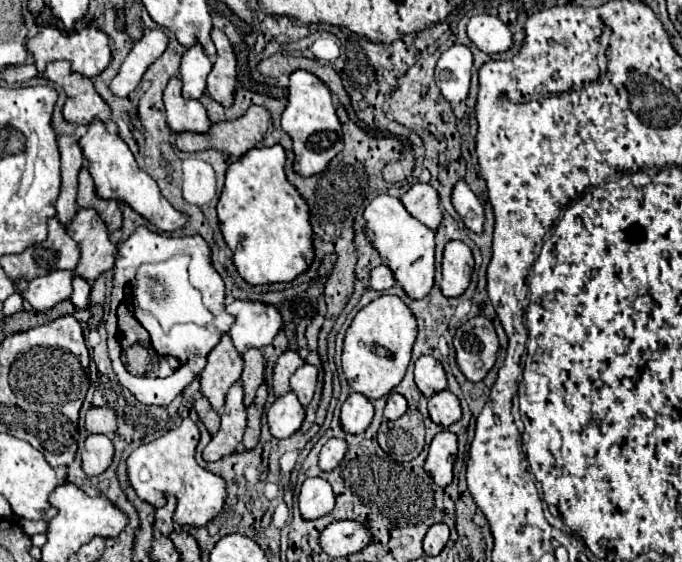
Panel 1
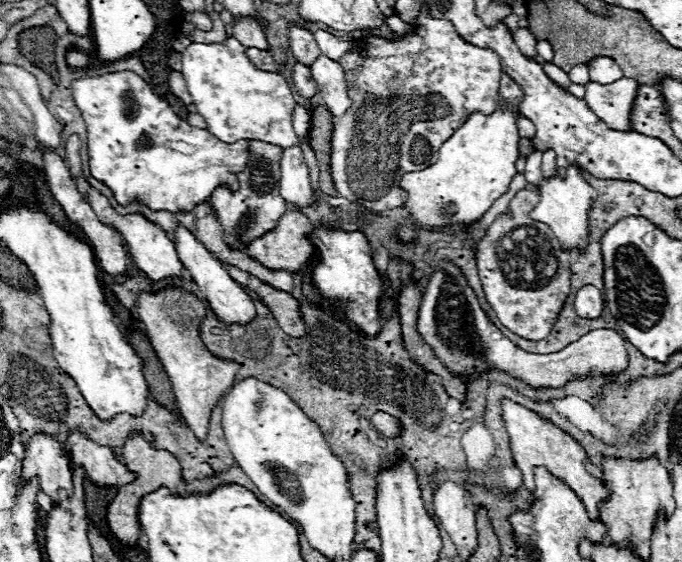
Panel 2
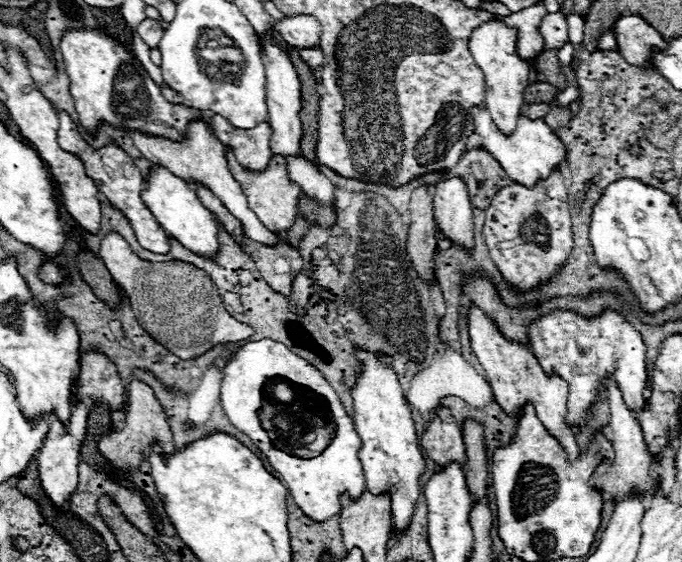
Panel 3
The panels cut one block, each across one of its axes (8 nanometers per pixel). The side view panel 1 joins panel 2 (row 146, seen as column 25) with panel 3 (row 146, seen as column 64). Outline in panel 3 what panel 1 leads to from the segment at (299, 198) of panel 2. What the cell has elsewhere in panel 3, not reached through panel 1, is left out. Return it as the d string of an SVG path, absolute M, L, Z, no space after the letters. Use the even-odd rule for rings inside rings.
M258 36L260 40L260 56L266 68L266 104L268 104L268 120L272 126L270 148L282 156L298 156L300 152L300 136L302 124L298 112L302 108L302 94L300 94L300 80L294 70L290 56L270 40L270 36Z

